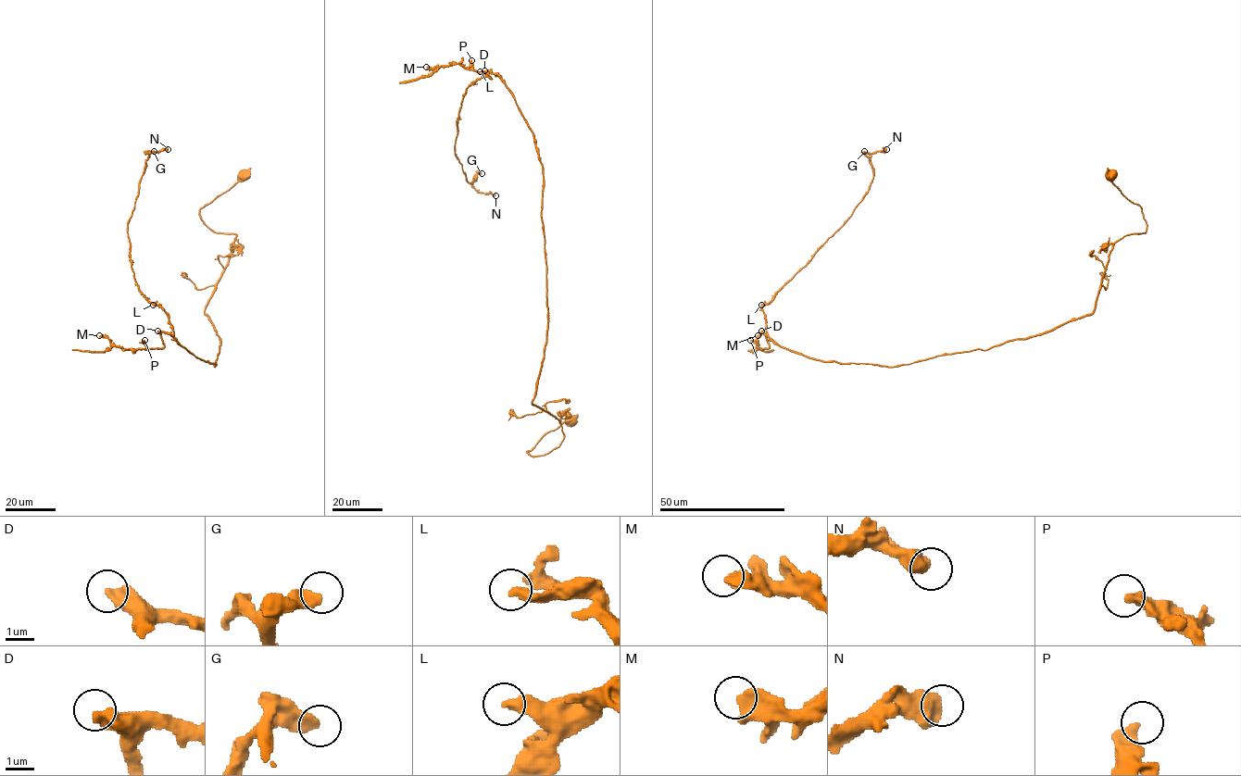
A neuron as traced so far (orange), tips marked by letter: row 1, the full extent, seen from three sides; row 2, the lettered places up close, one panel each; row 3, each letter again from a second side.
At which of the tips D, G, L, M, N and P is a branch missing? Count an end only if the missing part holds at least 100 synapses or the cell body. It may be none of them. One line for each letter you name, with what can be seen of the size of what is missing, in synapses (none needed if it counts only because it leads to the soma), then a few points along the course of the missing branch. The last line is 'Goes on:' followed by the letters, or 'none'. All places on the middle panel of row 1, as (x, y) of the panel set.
Goes on: none

